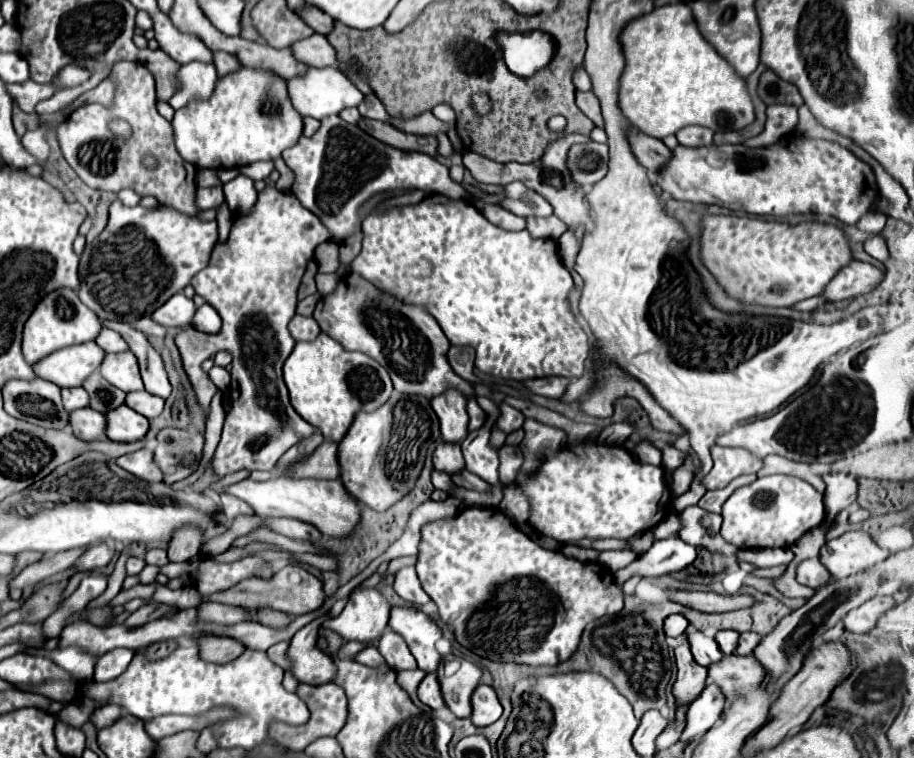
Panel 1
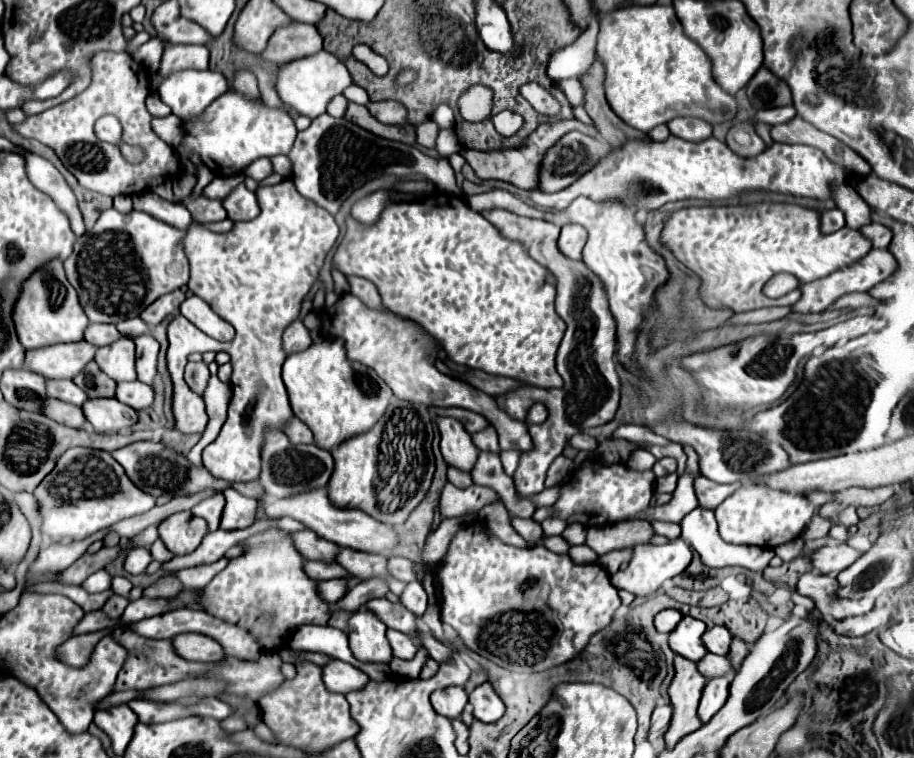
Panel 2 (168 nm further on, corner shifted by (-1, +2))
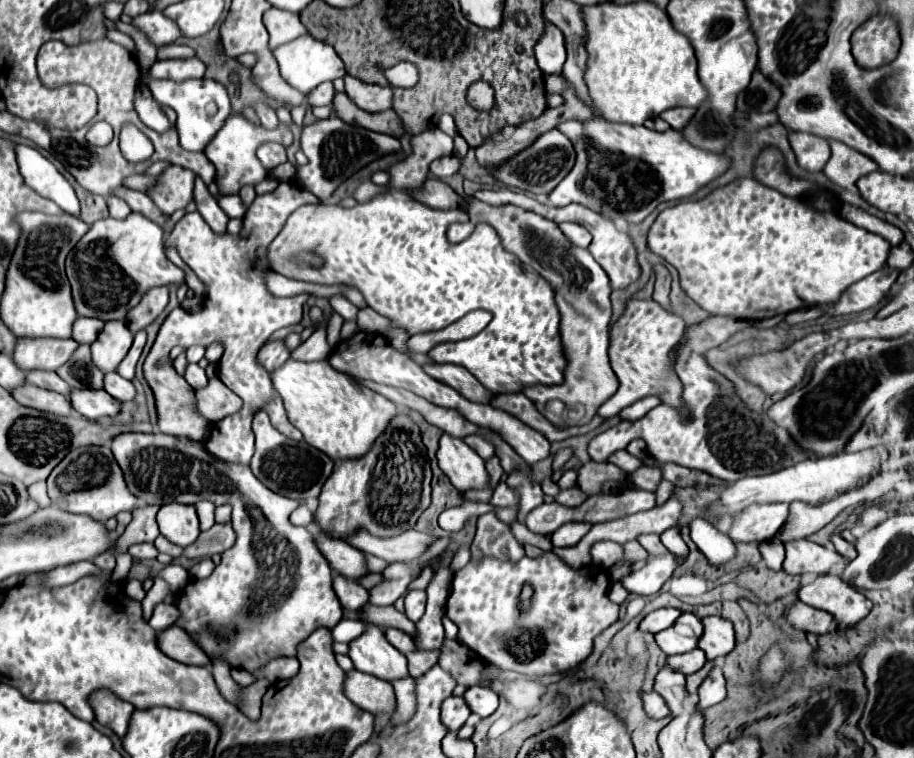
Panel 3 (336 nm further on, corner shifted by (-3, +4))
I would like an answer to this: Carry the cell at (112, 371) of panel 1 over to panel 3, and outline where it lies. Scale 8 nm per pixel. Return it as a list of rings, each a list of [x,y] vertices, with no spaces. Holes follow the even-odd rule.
[[[108,321],[100,337],[92,343],[92,361],[100,371],[116,371],[132,347],[134,335],[124,321]]]

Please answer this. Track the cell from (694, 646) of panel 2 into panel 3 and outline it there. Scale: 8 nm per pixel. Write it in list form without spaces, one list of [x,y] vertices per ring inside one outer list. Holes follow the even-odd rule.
[[[682,613],[680,619],[660,633],[656,633],[656,643],[666,655],[680,655],[688,653],[698,647],[702,637],[702,619],[694,613]]]

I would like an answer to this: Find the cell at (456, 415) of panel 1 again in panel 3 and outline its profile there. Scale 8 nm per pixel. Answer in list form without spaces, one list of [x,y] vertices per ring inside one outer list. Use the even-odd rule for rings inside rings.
[[[444,433],[436,457],[440,469],[448,475],[448,479],[460,493],[486,487],[488,473],[484,459],[480,459],[480,455],[470,445],[466,445],[464,439]]]

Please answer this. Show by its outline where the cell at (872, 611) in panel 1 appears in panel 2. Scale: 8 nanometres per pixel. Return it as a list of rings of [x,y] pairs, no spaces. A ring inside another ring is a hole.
[[[814,571],[804,573],[798,581],[798,593],[804,597],[810,597],[816,605],[816,609],[824,617],[834,617],[834,619],[846,619],[854,615],[864,615],[868,613],[874,603],[870,599],[838,599],[834,591],[838,589],[838,581],[834,575],[818,575]]]

